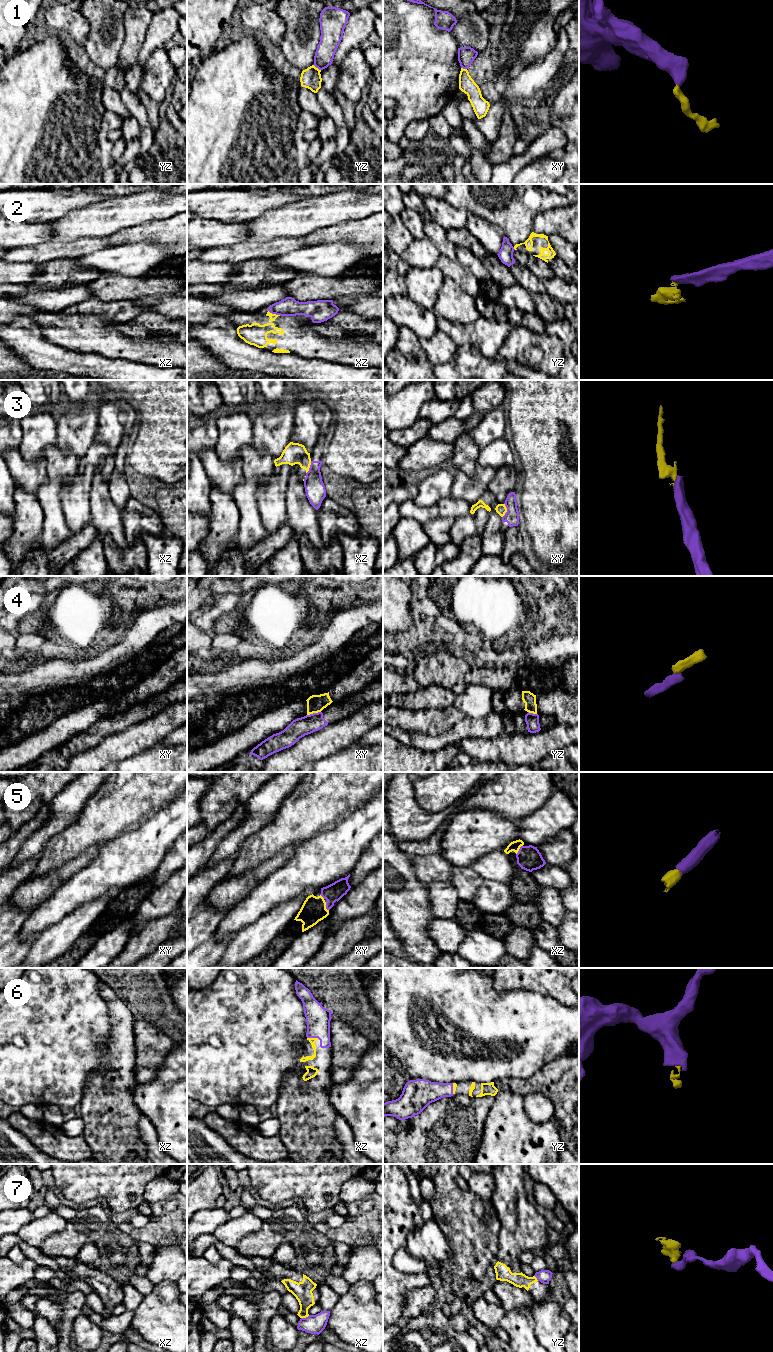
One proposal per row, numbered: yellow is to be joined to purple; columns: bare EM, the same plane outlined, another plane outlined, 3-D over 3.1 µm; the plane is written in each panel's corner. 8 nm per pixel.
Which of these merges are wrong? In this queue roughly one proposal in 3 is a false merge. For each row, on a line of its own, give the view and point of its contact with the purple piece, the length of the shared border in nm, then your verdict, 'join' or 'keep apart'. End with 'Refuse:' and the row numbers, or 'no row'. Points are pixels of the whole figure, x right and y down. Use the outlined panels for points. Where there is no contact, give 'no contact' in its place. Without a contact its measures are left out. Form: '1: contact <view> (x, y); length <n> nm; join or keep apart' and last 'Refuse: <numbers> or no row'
1: contact yz (317, 67); length 80 nm; keep apart
2: contact xz (274, 313); length 110 nm; keep apart
3: contact xy (507, 510); length 120 nm; keep apart
4: contact xy (313, 713); length 120 nm; join
5: contact xz (519, 850); length 90 nm; join
6: contact xz (313, 1037); length 110 nm; join
7: contact xz (306, 1317); length 80 nm; keep apart
Refuse: 1, 2, 3, 7

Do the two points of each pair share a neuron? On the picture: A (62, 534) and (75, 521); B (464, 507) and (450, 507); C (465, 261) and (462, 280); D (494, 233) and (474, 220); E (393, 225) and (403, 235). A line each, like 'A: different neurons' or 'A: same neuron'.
A: different neurons
B: same neuron
C: different neurons
D: same neuron
E: same neuron

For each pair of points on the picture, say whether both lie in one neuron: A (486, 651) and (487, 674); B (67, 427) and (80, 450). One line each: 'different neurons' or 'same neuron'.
A: different neurons
B: same neuron

